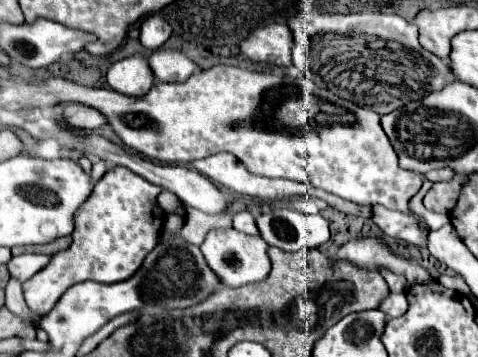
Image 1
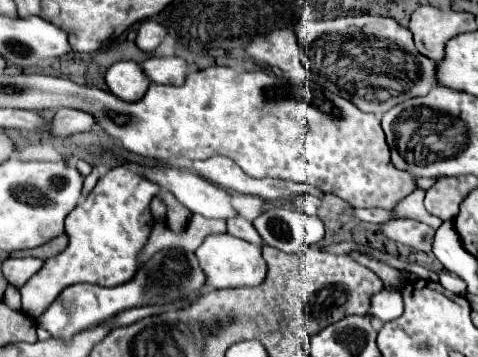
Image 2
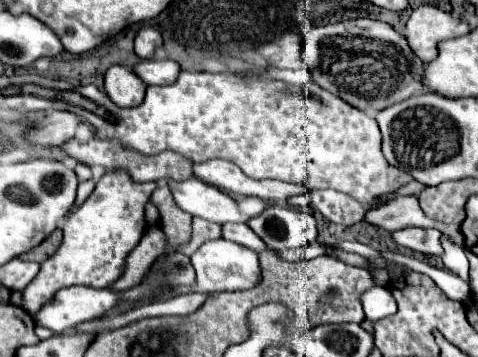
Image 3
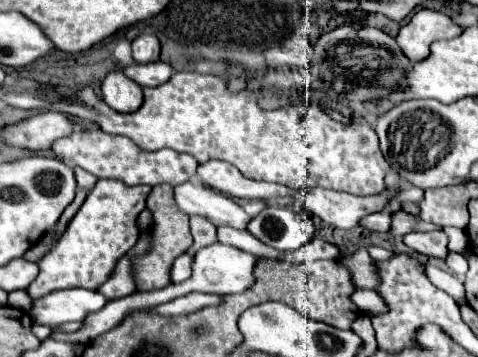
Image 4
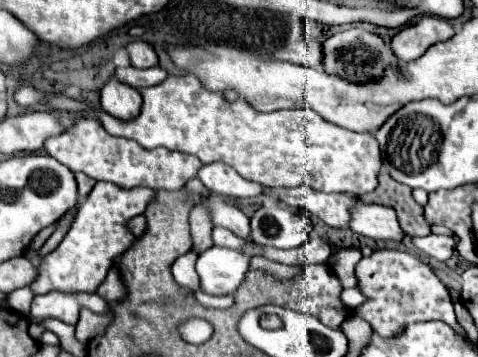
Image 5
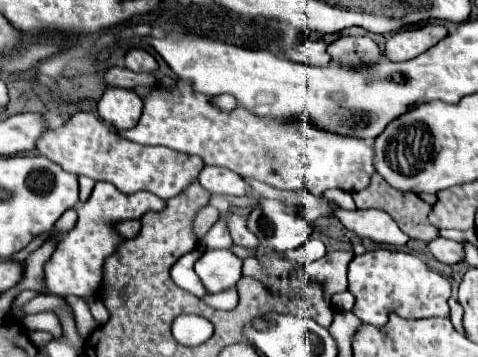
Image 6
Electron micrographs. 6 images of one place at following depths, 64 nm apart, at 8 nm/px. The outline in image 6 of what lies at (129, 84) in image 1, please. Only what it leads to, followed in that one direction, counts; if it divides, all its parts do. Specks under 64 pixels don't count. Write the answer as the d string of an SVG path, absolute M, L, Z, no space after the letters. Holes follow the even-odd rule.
M106 88L98 100L98 114L116 130L128 130L134 128L134 124L140 120L142 106L144 102L132 90Z

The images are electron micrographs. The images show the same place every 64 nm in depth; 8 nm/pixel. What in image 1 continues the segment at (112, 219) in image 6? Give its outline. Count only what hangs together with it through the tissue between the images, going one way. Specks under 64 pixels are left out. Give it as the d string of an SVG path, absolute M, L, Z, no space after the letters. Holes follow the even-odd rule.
M114 166L108 170L96 182L92 194L74 216L70 248L52 256L48 266L22 284L28 308L34 314L44 316L50 312L56 300L78 282L94 280L102 284L116 284L128 280L140 268L146 254L156 246L158 232L164 224L162 210L156 206L156 196L160 190L160 186L150 184L124 166Z

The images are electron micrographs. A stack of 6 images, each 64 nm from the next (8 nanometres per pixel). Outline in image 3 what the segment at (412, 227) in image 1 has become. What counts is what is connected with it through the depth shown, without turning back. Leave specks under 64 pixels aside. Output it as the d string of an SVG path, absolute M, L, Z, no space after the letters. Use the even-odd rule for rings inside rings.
M406 228L392 232L392 238L396 244L410 248L414 252L430 254L430 256L442 256L442 232L440 230L422 230L422 228Z

